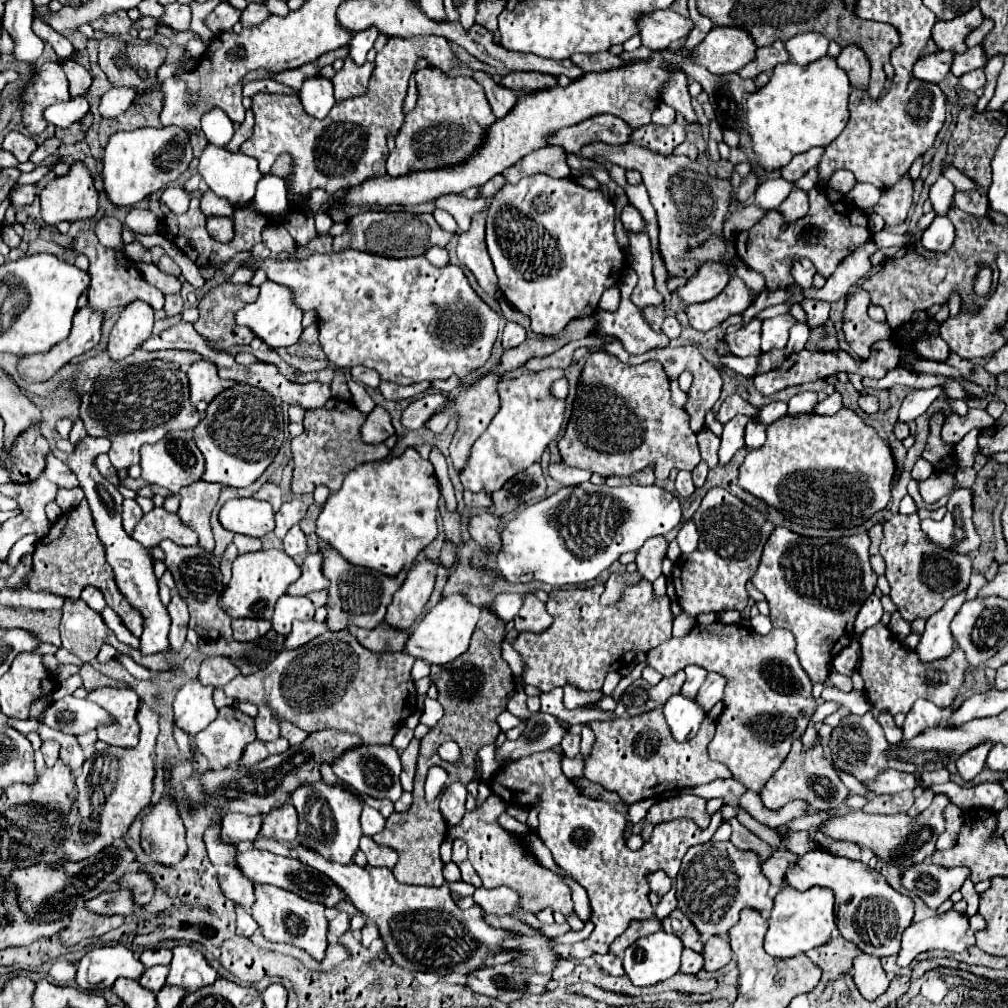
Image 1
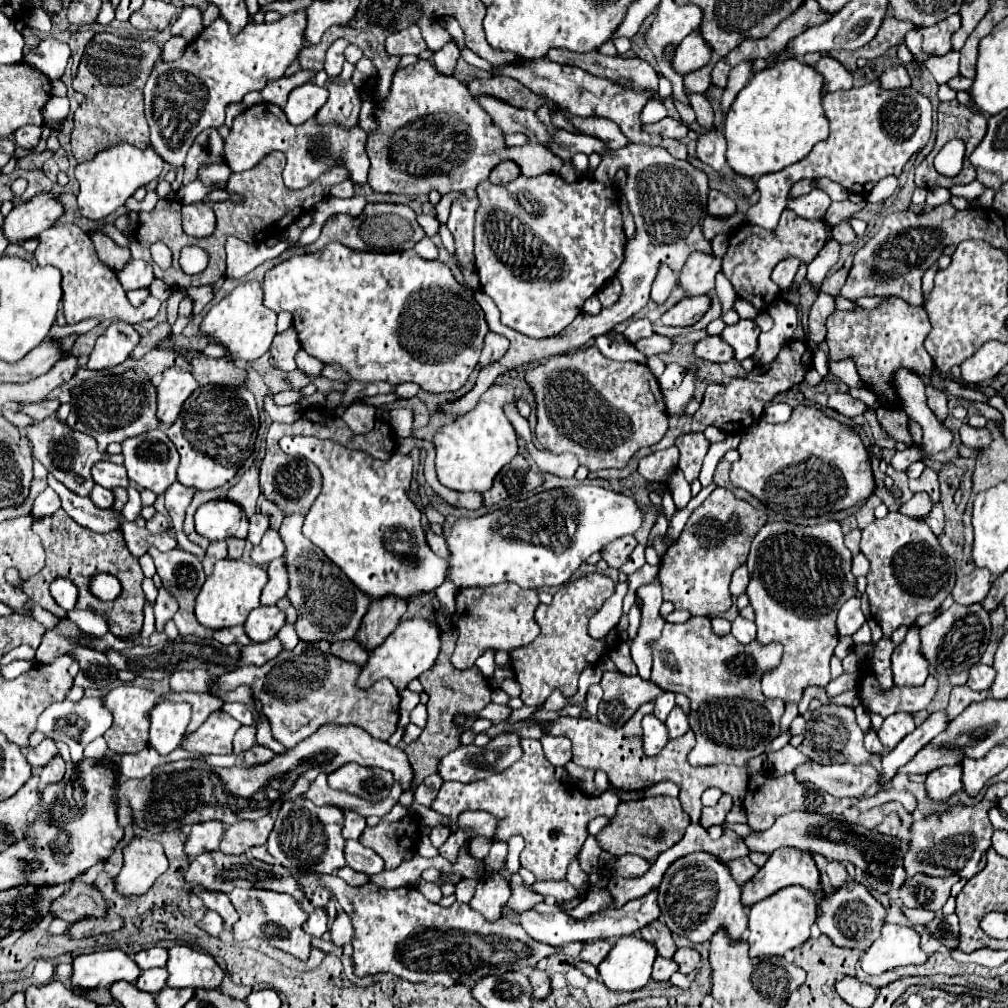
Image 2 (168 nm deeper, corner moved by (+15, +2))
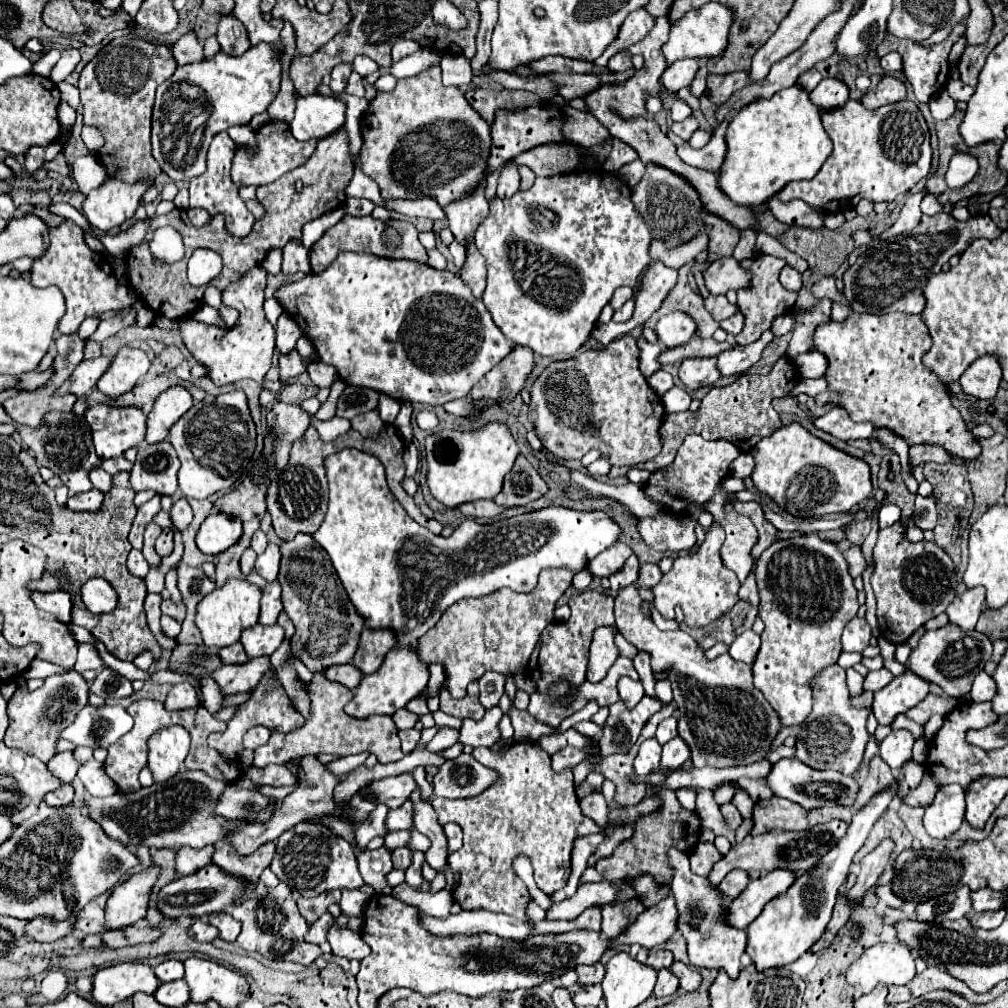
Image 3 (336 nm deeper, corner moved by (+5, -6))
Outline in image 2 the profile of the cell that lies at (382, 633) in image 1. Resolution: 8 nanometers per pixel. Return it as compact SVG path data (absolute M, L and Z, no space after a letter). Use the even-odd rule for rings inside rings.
M355 639L335 641L331 645L331 653L337 655L337 657L343 657L345 661L353 661L357 665L365 665L367 659L369 659L369 651L363 645L359 645Z

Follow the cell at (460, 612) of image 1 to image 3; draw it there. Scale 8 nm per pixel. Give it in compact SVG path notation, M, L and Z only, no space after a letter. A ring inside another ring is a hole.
M391 649L377 673L365 675L353 691L353 699L345 705L345 713L355 719L367 719L371 715L393 715L397 709L405 707L415 699L429 681L429 669L423 665L415 649Z

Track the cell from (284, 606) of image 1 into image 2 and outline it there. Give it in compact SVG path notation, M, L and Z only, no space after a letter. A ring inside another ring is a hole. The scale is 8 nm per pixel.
M261 605L253 609L245 621L245 633L251 641L269 641L285 625L287 617L277 605Z

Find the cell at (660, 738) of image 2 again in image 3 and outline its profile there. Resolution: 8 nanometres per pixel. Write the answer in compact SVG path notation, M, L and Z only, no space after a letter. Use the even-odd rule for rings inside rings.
M655 739L643 741L641 747L639 747L639 753L637 753L635 761L633 761L635 775L643 777L643 775L653 773L659 767L659 753L661 753L661 745Z

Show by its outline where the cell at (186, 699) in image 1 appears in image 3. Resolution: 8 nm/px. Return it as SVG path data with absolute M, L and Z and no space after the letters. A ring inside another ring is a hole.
M179 727L161 729L149 741L149 761L153 781L163 783L175 777L189 753L189 733Z

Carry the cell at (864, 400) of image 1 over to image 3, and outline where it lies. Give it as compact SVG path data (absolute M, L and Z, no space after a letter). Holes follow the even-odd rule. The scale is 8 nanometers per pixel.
M831 409L827 411L823 417L817 417L813 421L813 425L825 433L831 433L833 437L841 439L841 441L853 441L853 439L867 439L869 433L873 431L873 425L867 423L859 423L855 425L845 413L843 409Z

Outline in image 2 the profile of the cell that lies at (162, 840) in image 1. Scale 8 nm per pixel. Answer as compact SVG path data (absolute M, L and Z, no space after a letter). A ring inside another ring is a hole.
M133 837L131 843L123 847L123 857L123 869L115 879L117 891L123 895L145 893L169 867L163 845L145 837Z

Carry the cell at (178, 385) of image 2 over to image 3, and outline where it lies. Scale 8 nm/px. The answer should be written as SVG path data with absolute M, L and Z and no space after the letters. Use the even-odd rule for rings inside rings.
M171 387L161 393L147 415L147 443L159 443L167 437L167 429L193 405L193 399L187 389Z

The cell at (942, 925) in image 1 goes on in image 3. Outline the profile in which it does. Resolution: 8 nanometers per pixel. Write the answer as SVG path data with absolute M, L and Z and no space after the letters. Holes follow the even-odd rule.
M877 943L863 951L863 955L847 969L849 985L859 987L861 993L871 993L877 983L905 985L915 977L915 957L899 943Z

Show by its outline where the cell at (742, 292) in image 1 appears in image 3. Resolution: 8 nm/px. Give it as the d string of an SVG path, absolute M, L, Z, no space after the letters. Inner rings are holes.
M669 313L657 321L655 333L665 349L673 349L695 335L695 323L685 313Z

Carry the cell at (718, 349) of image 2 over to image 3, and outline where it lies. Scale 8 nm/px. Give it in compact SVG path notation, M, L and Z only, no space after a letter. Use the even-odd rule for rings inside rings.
M685 359L679 367L679 379L691 391L699 387L711 387L719 379L719 371L715 369L715 359Z

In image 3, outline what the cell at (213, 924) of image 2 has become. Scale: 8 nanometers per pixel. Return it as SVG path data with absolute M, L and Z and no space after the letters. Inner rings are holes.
M207 917L197 919L197 921L195 921L195 923L193 923L189 929L191 929L193 939L197 939L197 941L213 941L213 939L217 937L215 927L213 927L213 925L209 925Z

